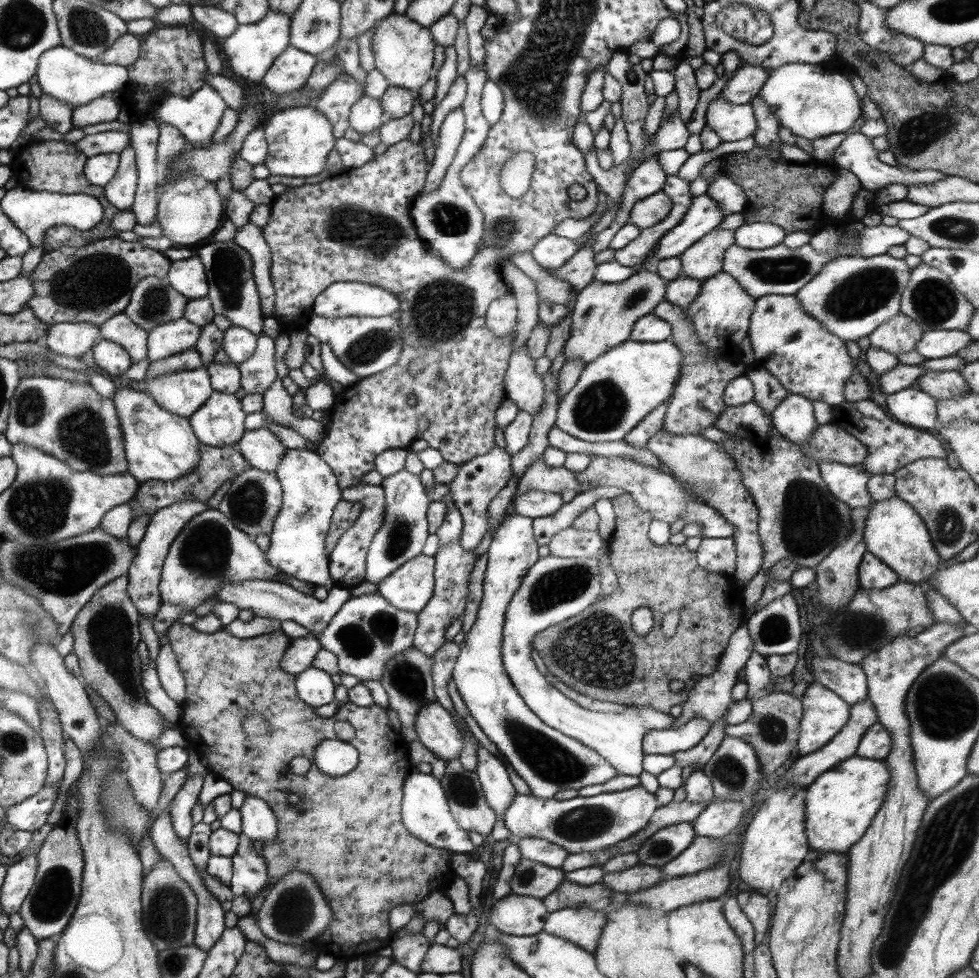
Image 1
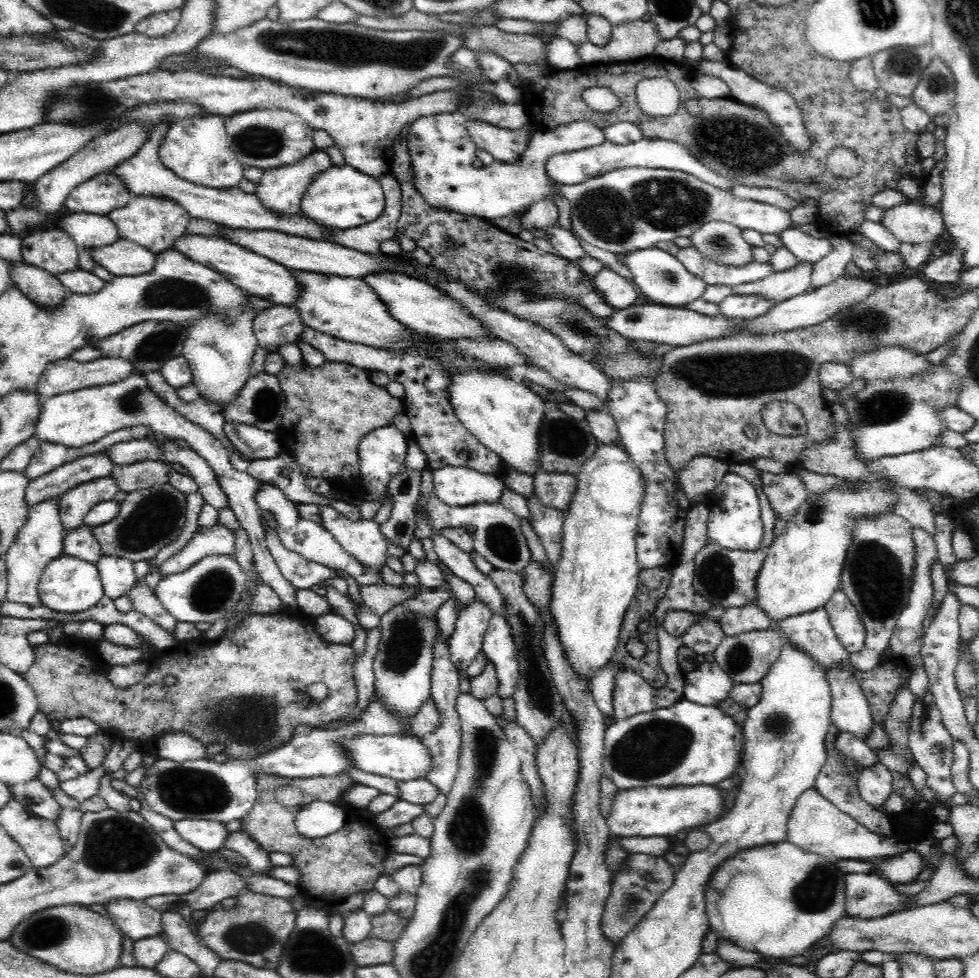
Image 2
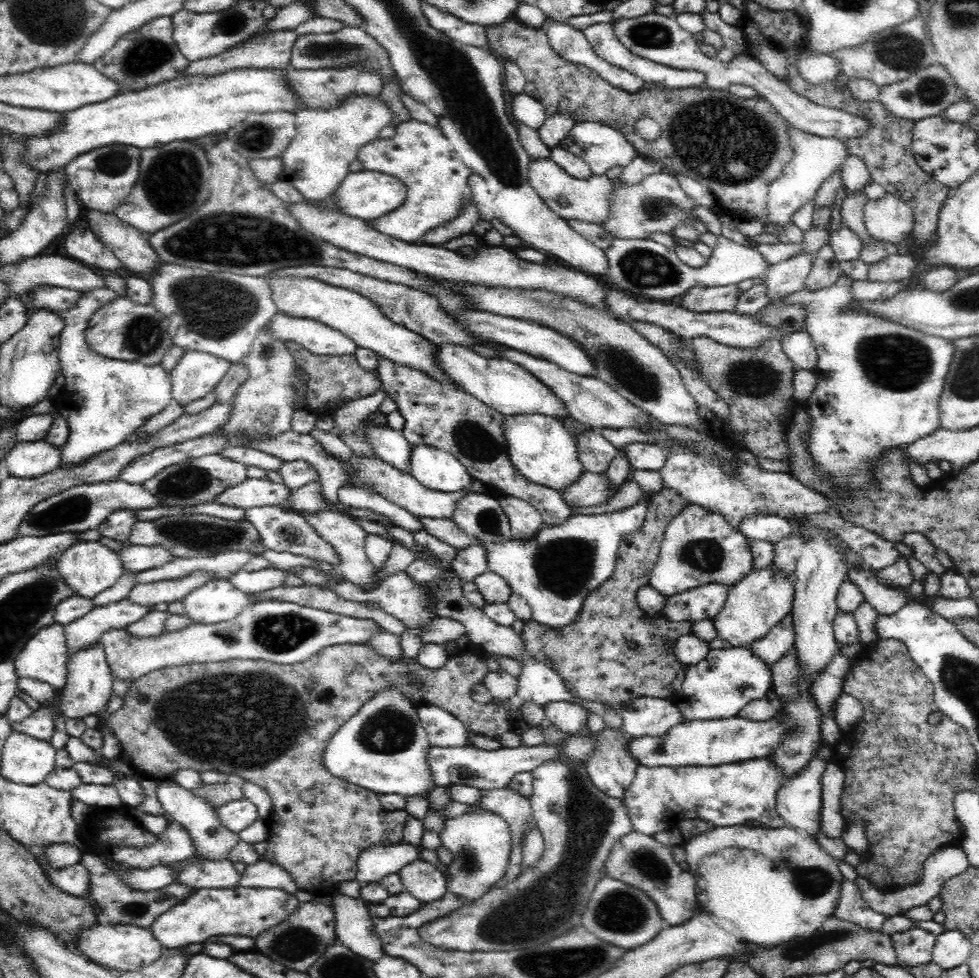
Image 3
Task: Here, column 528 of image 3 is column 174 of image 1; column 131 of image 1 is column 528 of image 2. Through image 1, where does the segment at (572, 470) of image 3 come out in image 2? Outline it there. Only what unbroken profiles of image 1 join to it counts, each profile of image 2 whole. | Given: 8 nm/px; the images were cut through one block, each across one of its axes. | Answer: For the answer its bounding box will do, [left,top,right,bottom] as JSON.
[450,370,546,480]

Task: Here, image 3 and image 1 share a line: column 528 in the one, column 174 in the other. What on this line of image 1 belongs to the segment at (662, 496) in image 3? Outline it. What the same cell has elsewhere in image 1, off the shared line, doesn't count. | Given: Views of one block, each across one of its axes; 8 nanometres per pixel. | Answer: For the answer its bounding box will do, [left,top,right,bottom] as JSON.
[165,620,455,960]

